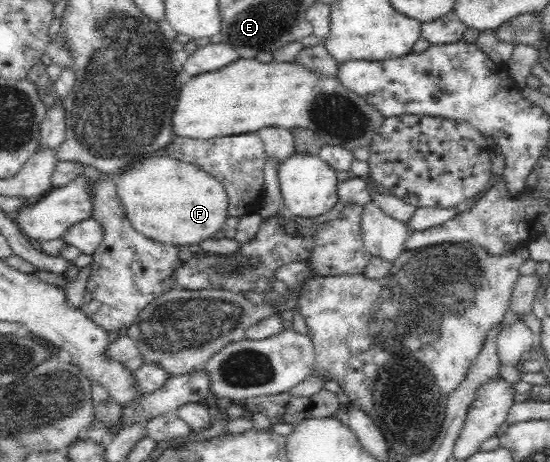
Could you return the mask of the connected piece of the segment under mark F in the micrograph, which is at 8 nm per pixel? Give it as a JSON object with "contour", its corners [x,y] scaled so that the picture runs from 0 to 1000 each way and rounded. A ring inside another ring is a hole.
{"contour":[[[275,338],[233,353],[233,364],[207,383],[213,424],[224,444],[229,474],[253,506],[300,530],[338,532],[391,513],[398,498],[409,498],[415,463],[415,429],[402,394],[384,377],[355,359],[307,342],[307,338]]]}

